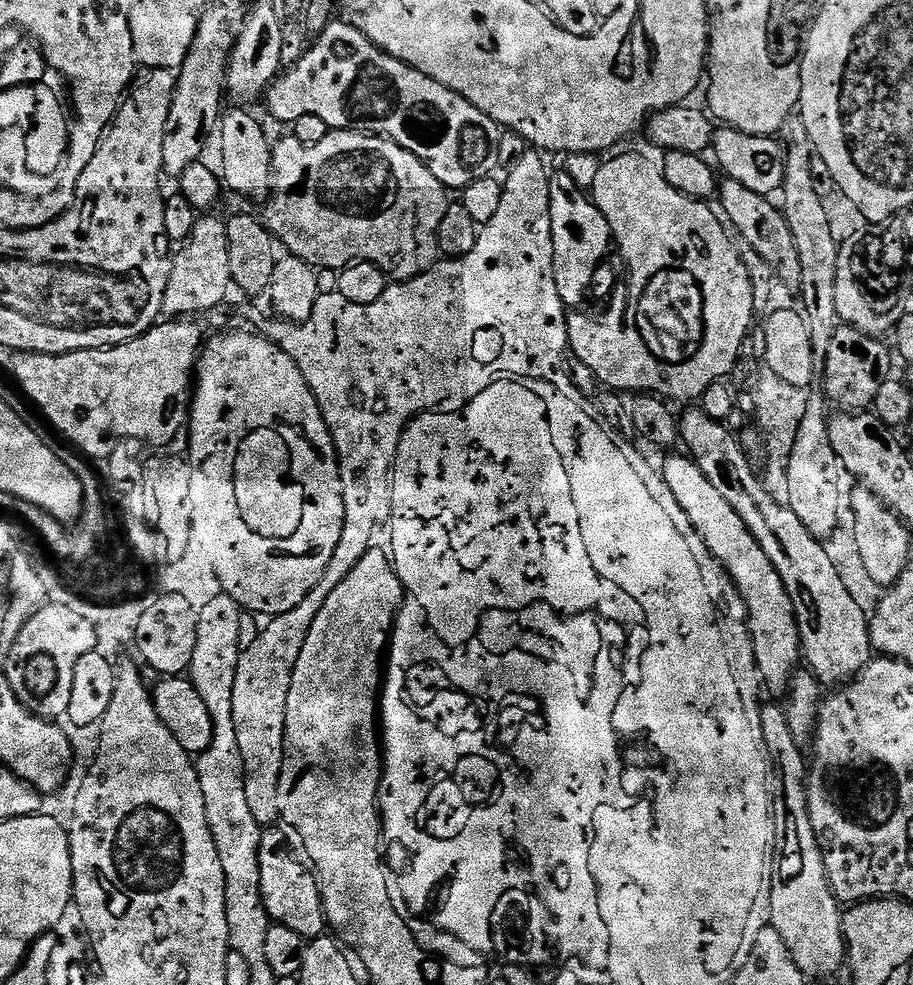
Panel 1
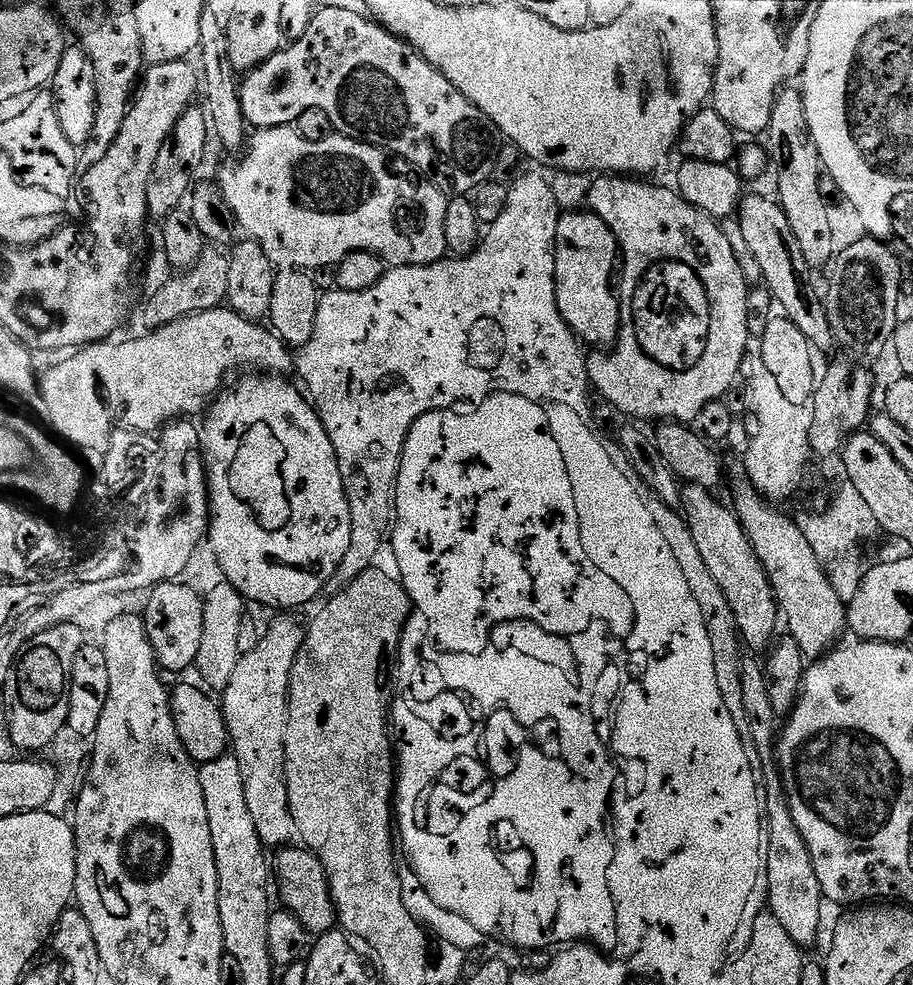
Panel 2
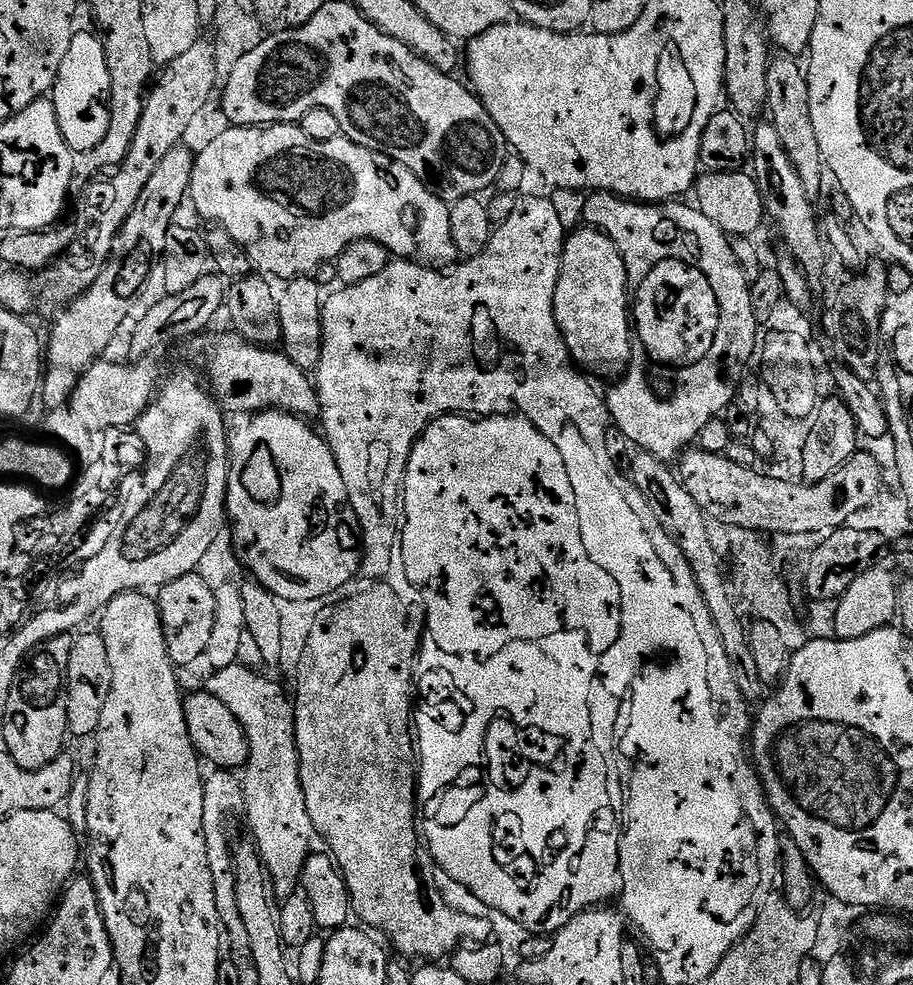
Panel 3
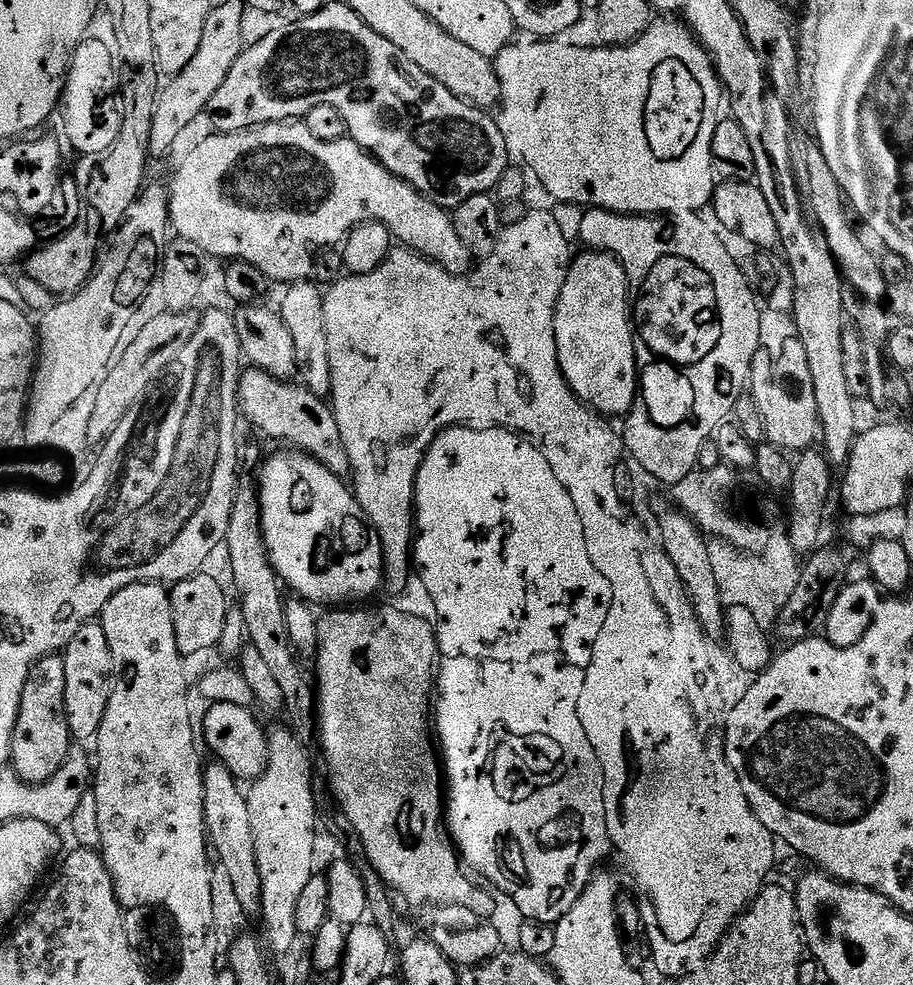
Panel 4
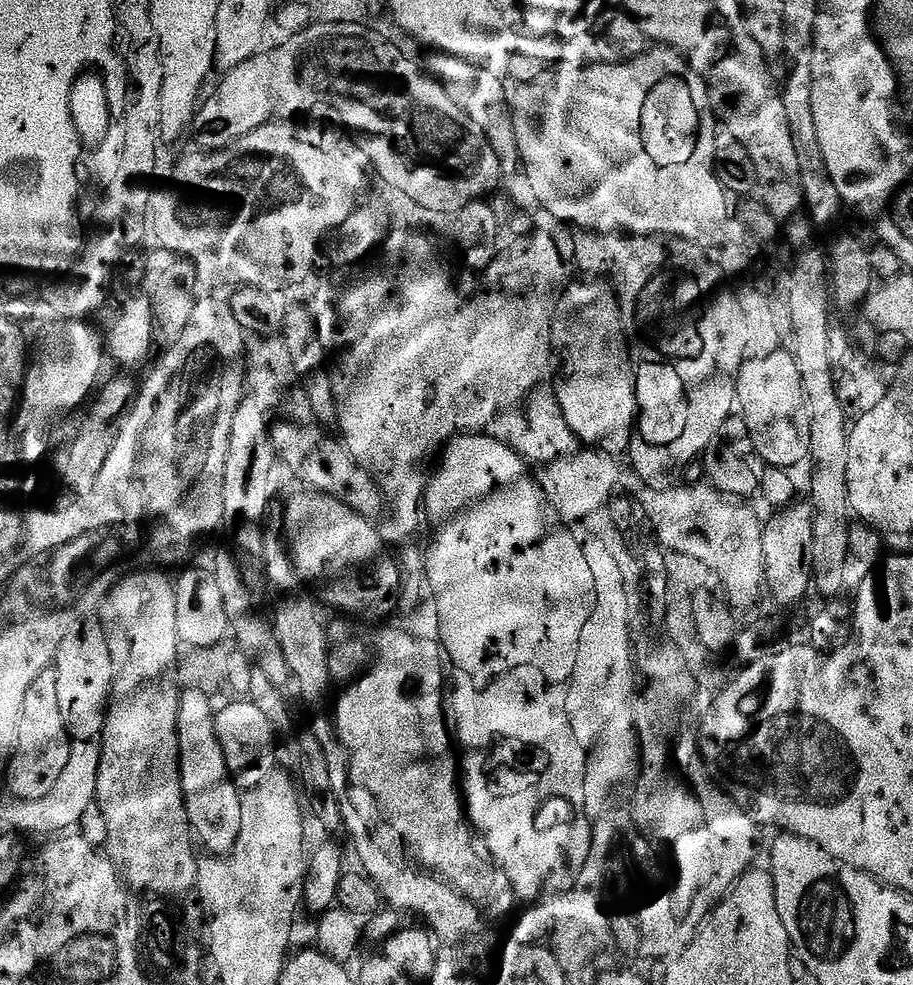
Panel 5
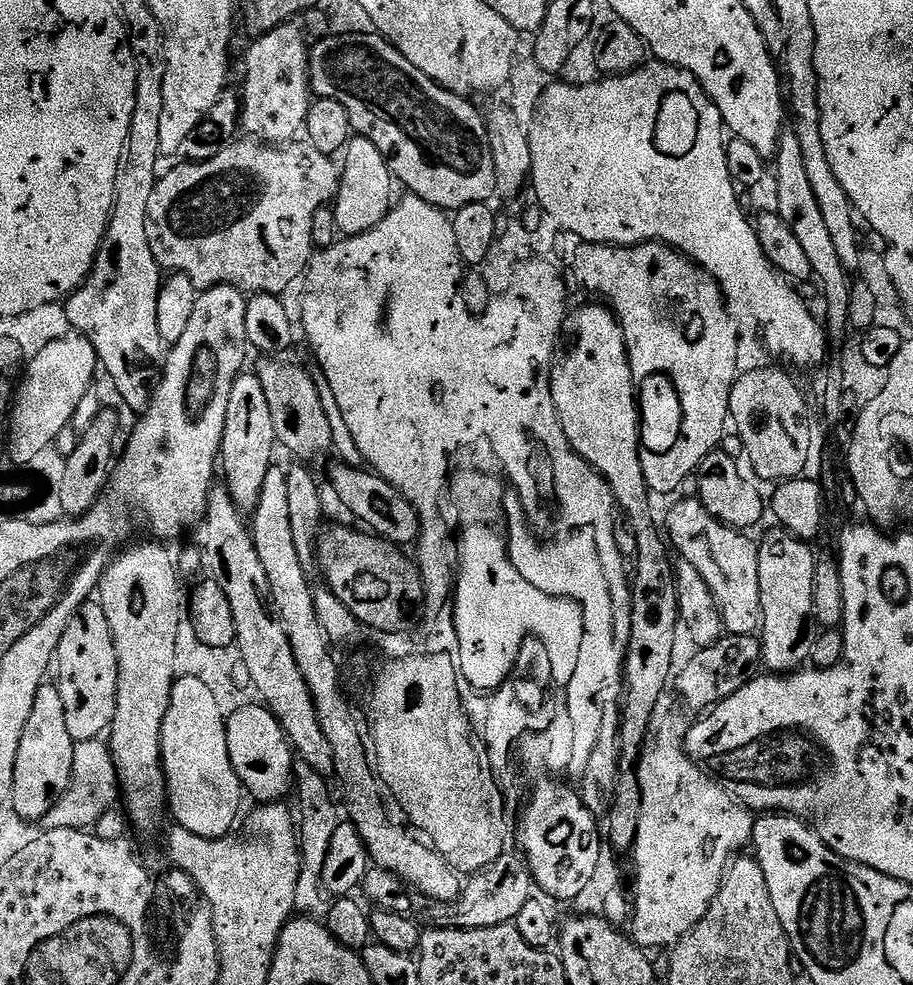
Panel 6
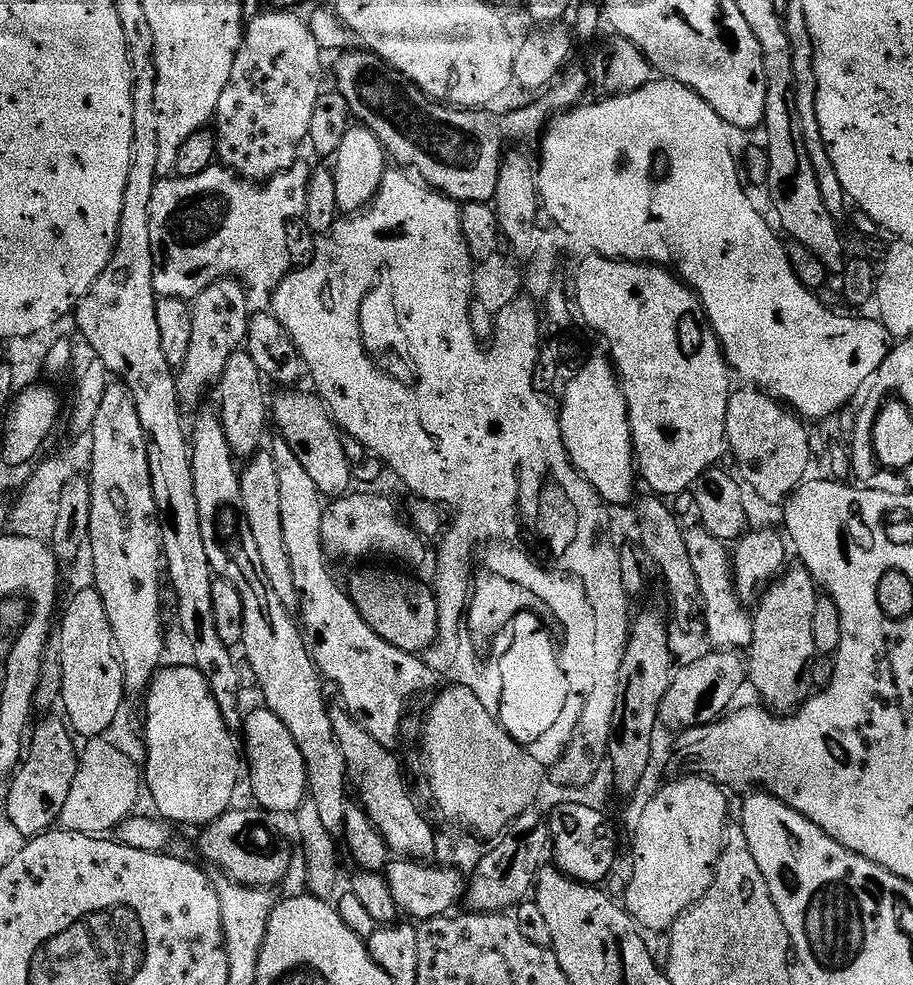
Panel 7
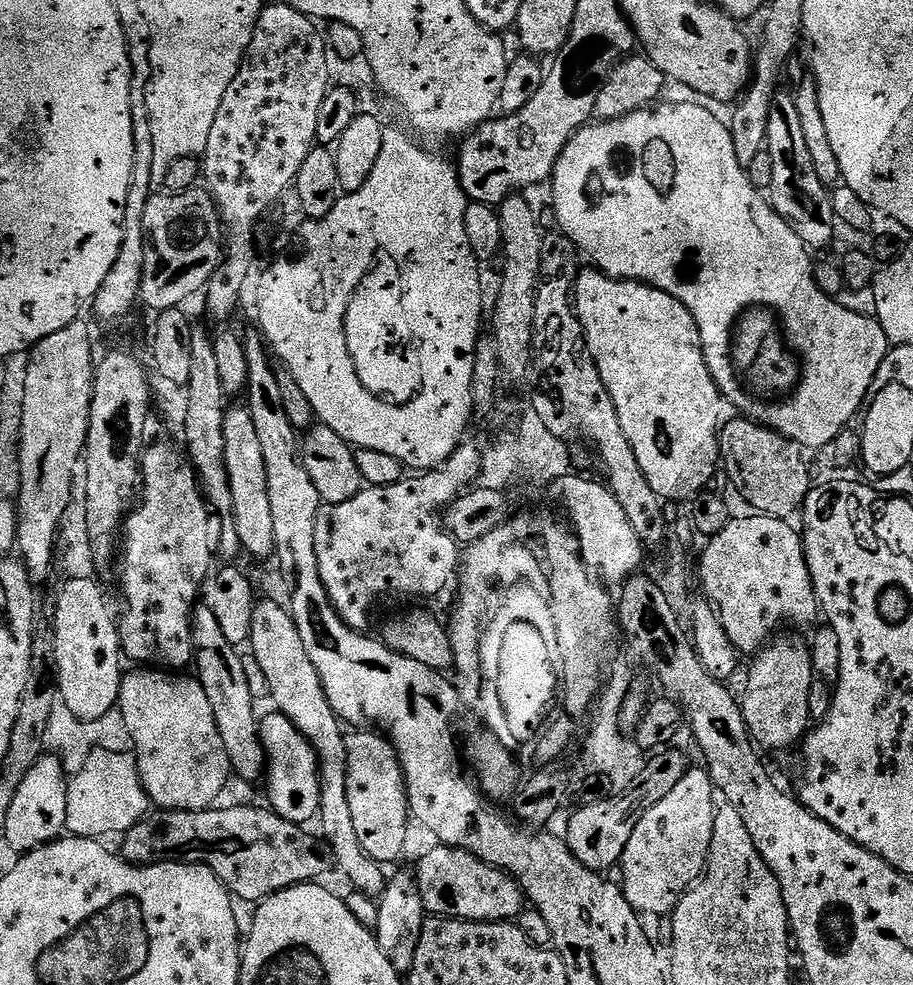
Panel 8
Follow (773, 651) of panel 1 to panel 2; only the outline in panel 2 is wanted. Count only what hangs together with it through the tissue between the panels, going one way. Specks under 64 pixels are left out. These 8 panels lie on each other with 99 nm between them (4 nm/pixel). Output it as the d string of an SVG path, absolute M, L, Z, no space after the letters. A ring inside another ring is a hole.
M684 484L680 490L679 507L688 525L690 534L694 538L694 546L698 546L698 554L702 554L702 562L706 562L706 570L710 570L710 578L718 582L722 594L732 611L732 617L736 619L736 630L742 641L743 647L748 648L749 653L767 653L777 639L776 620L781 619L782 613L776 603L776 596L772 592L772 584L768 581L766 570L746 534L746 530L740 524L740 520L735 511L727 503L719 504L715 500L713 493L709 489L698 486L697 484Z

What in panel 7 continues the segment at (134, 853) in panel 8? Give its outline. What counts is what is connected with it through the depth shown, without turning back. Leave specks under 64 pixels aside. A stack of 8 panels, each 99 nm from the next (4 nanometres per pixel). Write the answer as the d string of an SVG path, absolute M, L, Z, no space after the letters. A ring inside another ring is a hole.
M233 807L214 822L203 825L200 832L200 852L229 880L248 888L271 889L292 868L292 848L284 836L279 836L267 824L259 807Z

